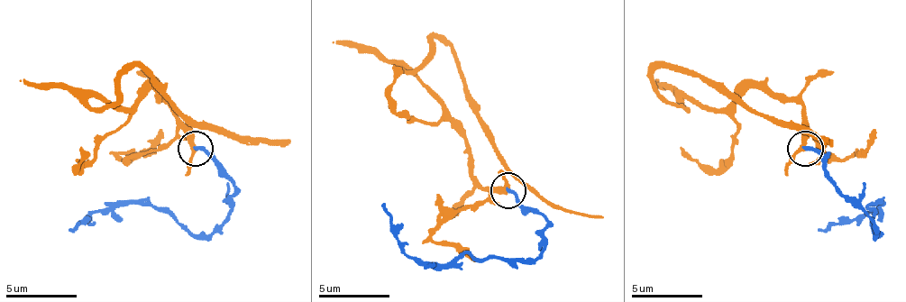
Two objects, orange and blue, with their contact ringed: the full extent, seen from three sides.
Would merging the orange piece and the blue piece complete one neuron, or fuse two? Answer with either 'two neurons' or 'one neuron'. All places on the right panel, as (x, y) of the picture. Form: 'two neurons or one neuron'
one neuron

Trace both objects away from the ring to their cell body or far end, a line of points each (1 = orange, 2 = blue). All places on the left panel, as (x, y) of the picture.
1: (195, 148), (151, 86), (130, 108), (102, 108), (119, 97), (119, 76), (137, 65), (187, 119), (291, 144)
2: (195, 148), (233, 187), (230, 215), (208, 233), (187, 233), (155, 208), (133, 205), (105, 205), (69, 230)

